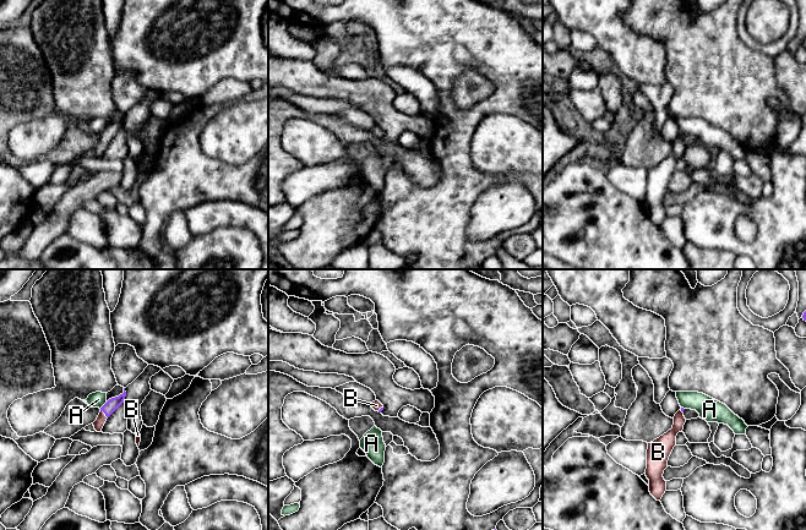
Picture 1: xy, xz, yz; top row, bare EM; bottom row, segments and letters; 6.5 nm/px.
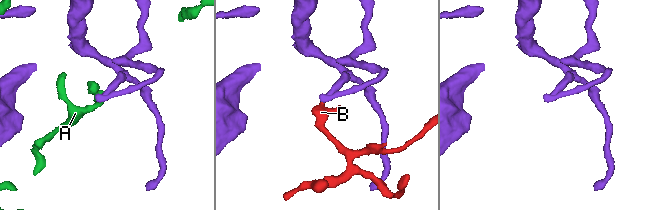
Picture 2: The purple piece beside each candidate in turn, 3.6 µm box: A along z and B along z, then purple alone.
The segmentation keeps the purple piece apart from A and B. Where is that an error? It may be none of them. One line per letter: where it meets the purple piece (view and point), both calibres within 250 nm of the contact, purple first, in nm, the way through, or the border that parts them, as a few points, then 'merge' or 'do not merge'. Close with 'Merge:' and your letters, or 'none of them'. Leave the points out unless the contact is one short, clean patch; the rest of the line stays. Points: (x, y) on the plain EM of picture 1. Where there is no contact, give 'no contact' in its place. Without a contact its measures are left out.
A: xy (104, 130) | 80/100 nm | do not merge
B: xy (104, 138) | 80/70 nm | across xy (114, 129), (104, 138), (98, 149) | merge
Merge: B

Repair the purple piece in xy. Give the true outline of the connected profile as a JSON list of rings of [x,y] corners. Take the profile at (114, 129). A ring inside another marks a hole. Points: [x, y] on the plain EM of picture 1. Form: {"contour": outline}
{"contour": [[[124,114],[124,119],[119,122],[109,125],[102,133],[97,146],[93,148],[94,155],[100,158],[107,144],[124,129],[126,122],[126,118]]]}

